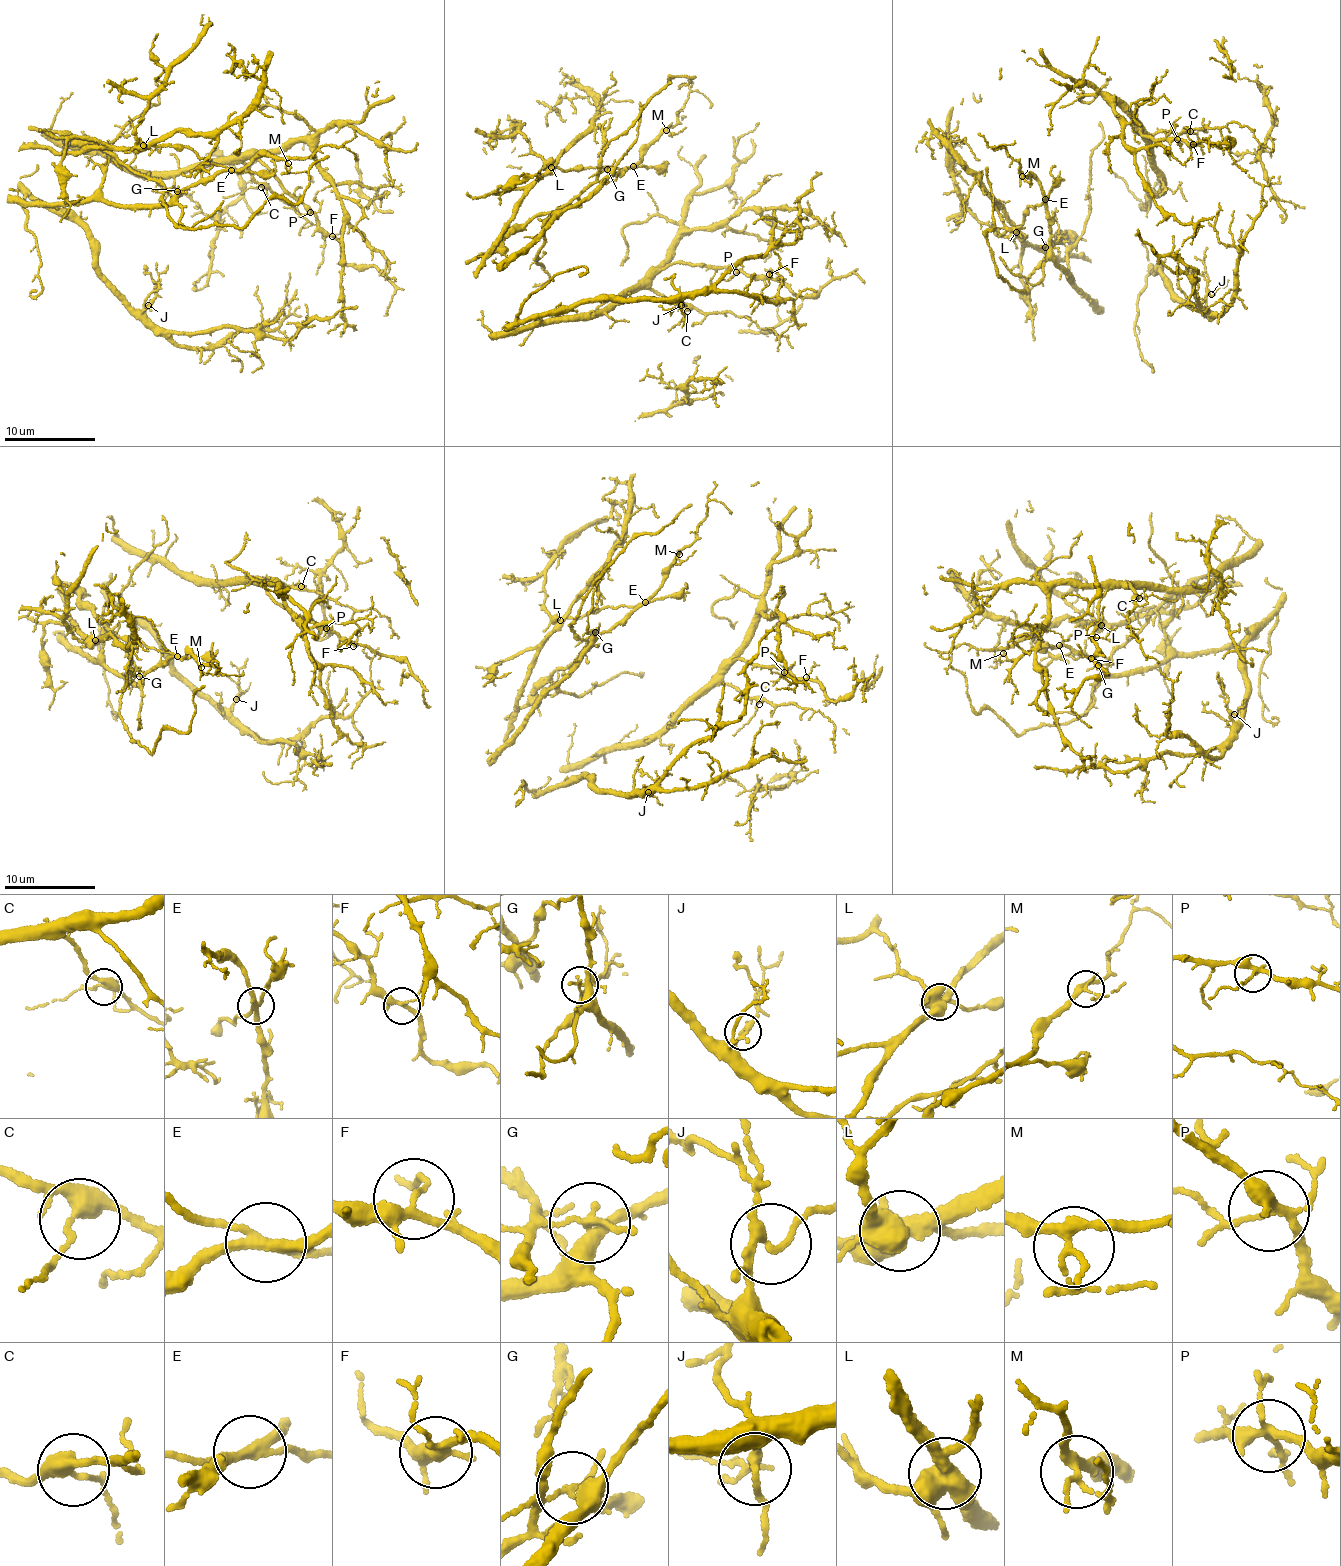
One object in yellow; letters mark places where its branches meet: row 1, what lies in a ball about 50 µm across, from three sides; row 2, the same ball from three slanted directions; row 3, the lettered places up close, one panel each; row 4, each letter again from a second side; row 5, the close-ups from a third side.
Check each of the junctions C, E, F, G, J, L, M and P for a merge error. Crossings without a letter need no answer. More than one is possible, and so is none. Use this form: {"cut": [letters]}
{"cut": ["E", "G", "L"]}

